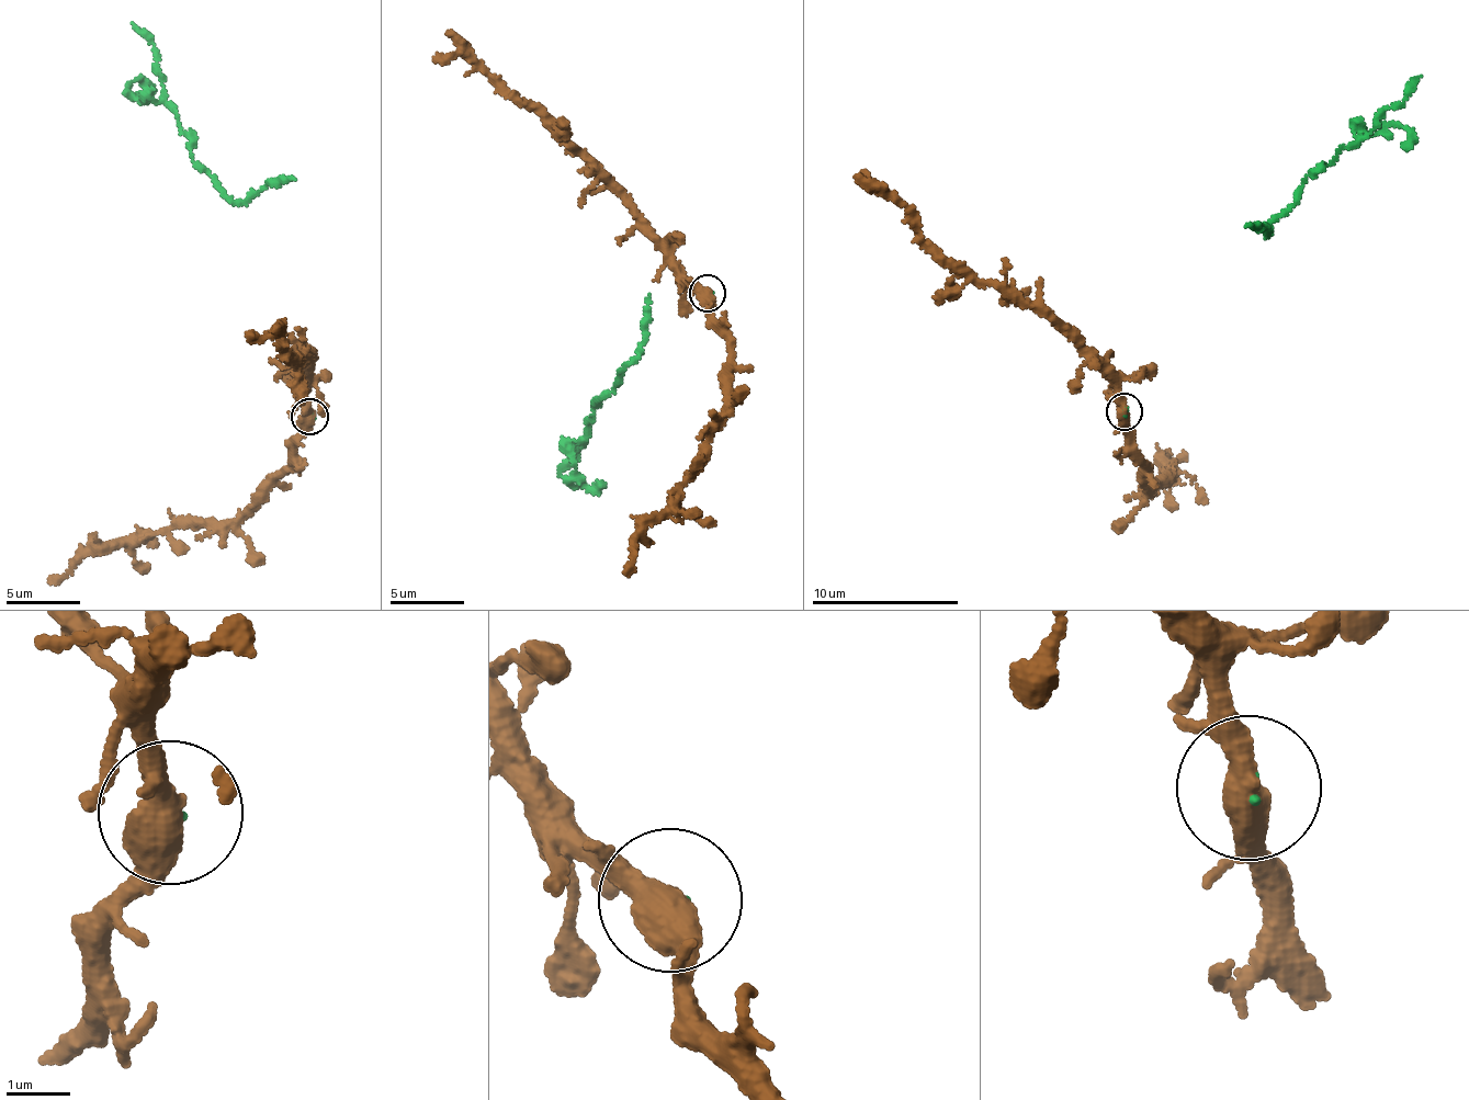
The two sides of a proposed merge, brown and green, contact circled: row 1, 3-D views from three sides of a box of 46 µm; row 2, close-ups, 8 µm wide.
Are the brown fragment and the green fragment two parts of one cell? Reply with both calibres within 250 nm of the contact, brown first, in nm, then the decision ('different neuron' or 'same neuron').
calibres 480 and 50 nm; same neuron

